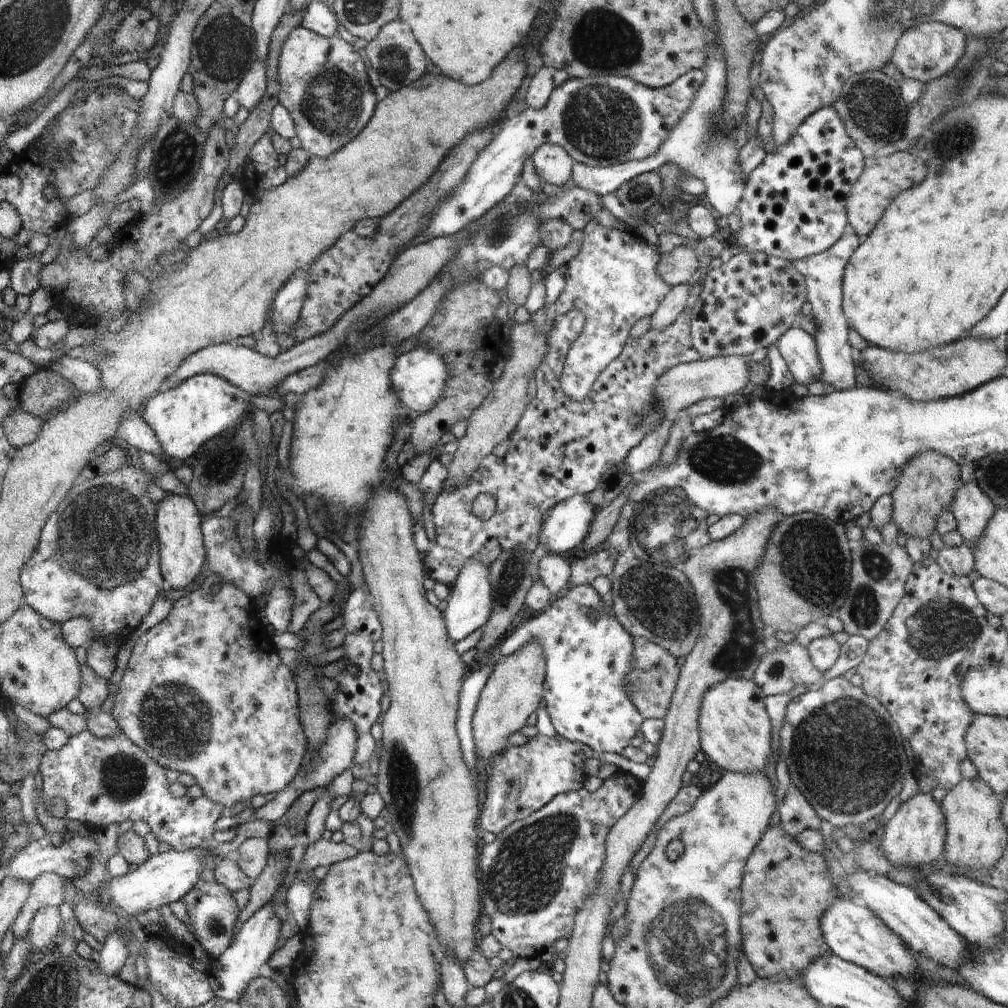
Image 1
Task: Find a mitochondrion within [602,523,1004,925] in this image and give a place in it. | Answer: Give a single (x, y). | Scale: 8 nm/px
(844, 736)

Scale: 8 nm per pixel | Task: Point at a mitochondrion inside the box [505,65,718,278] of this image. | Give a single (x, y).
(602, 123)

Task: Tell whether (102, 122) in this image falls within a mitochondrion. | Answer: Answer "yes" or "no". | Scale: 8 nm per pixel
yes

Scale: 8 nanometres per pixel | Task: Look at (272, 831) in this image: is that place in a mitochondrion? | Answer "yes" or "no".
no

